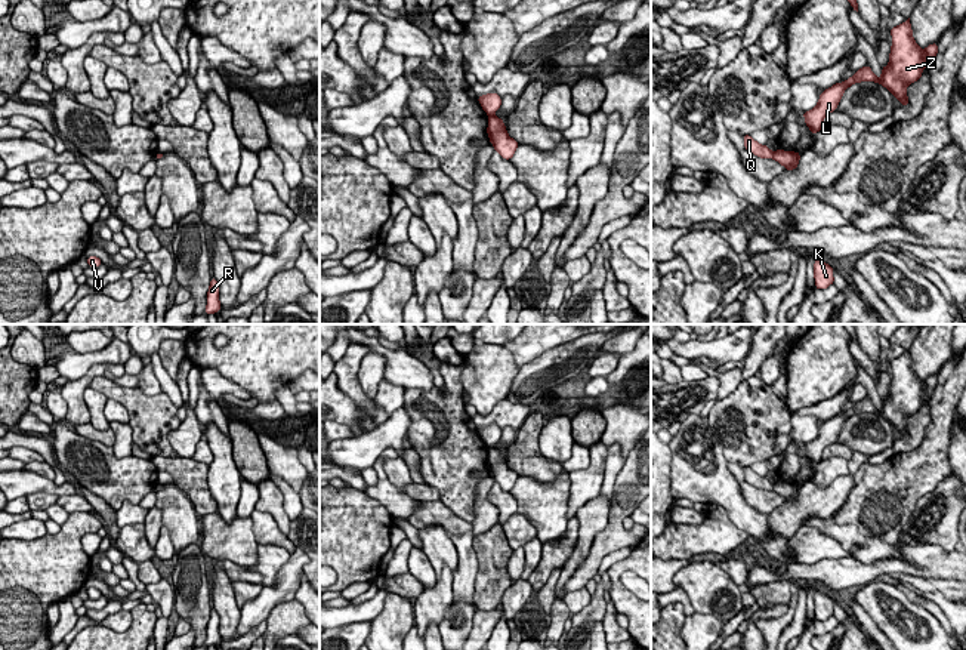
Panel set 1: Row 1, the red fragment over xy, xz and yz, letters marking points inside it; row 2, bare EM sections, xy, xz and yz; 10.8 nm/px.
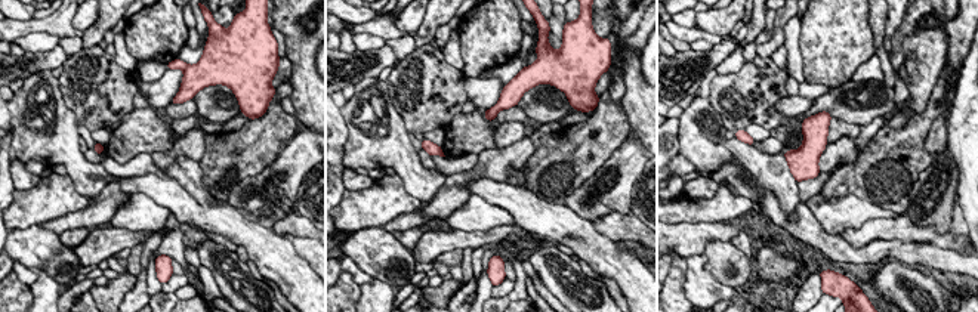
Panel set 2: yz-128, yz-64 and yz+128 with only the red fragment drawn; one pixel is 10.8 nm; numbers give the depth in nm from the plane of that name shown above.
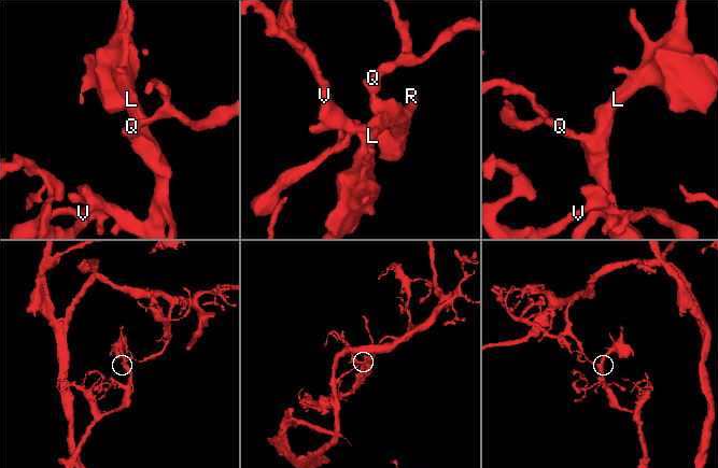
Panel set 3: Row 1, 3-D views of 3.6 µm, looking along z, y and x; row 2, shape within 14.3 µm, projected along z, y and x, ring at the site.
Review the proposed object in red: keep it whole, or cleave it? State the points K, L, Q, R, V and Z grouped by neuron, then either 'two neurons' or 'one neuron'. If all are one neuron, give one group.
groups K L R V Z / Q; two neurons

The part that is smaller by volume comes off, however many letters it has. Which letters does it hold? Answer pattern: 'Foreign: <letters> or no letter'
Foreign: K, L, R, V, Z

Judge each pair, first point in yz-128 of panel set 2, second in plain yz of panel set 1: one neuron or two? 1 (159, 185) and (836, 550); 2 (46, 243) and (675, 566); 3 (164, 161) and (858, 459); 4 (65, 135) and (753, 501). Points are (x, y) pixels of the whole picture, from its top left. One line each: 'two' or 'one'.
1: two
2: two
3: two
4: two

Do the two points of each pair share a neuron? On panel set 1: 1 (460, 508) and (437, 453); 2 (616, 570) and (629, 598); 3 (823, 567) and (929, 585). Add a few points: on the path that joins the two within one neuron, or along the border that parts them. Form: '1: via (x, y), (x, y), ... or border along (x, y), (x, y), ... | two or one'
1: via (459, 495), (447, 467) | one
2: via (616, 578), (616, 585), (622, 591) | one
3: border along (895, 575), (906, 573), (929, 579) | two

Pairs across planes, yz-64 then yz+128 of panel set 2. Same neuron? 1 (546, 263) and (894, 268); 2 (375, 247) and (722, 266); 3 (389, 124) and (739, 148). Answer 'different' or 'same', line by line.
1: same
2: same
3: different

